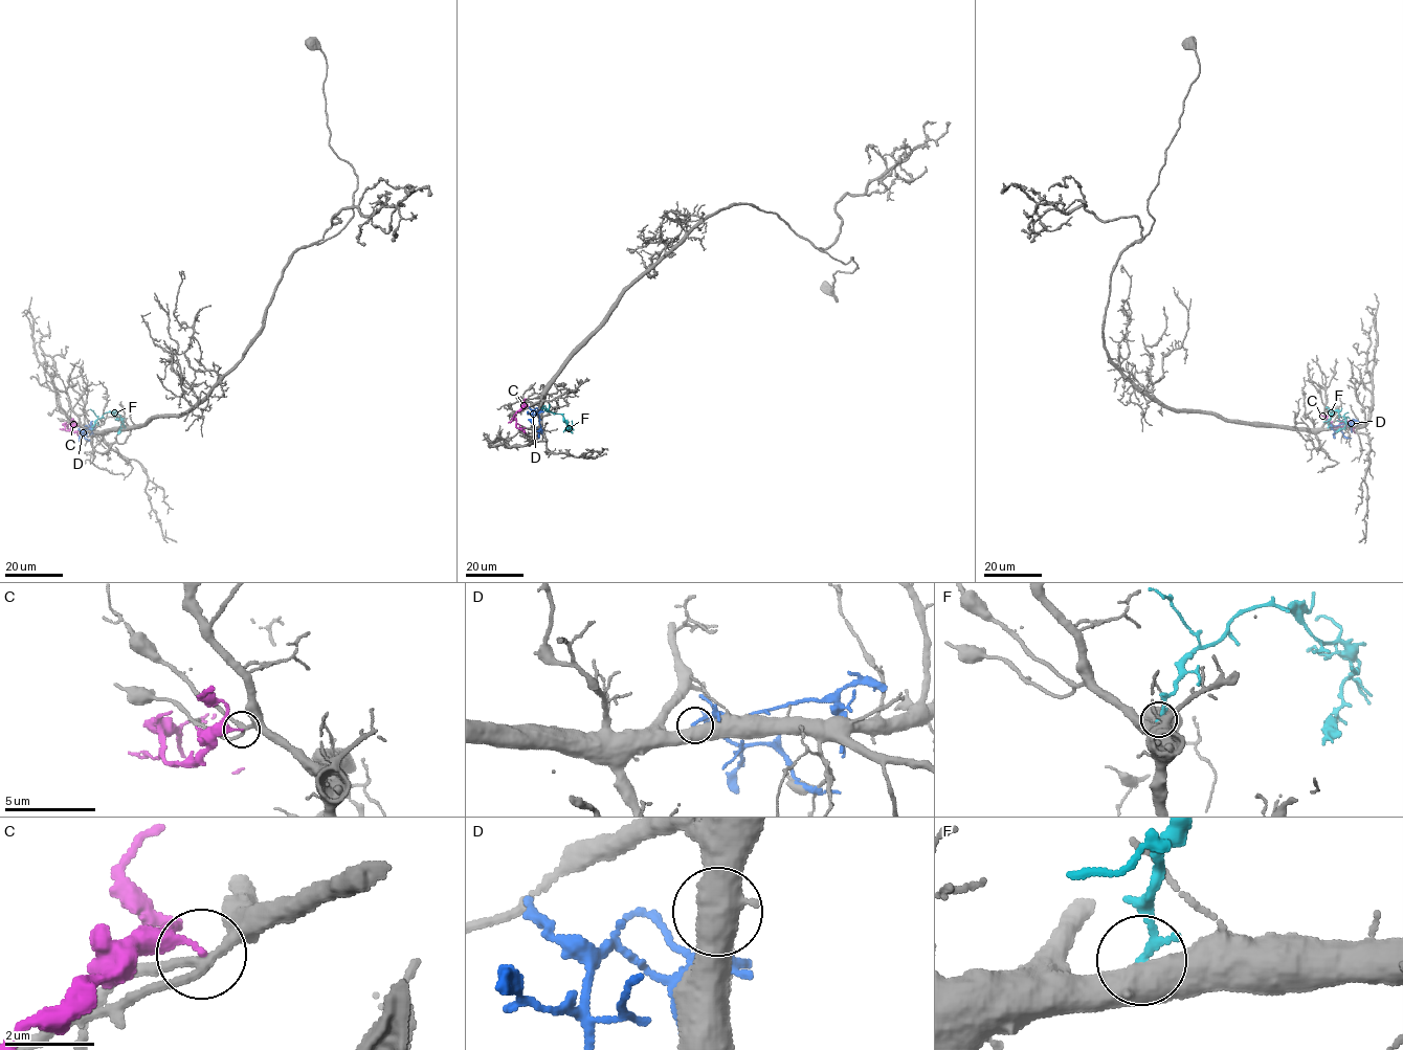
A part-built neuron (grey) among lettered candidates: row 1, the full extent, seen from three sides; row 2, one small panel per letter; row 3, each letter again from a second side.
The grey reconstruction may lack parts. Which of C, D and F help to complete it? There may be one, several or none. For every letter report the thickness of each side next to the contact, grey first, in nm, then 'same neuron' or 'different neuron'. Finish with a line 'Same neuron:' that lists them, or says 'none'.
C: 200 nm thick on the grey side, 220 nm on the other; different neuron
D: 550 nm thick on the grey side, 160 nm on the other; different neuron
F: 550 nm thick on the grey side, 190 nm on the other; different neuron
Same neuron: none

